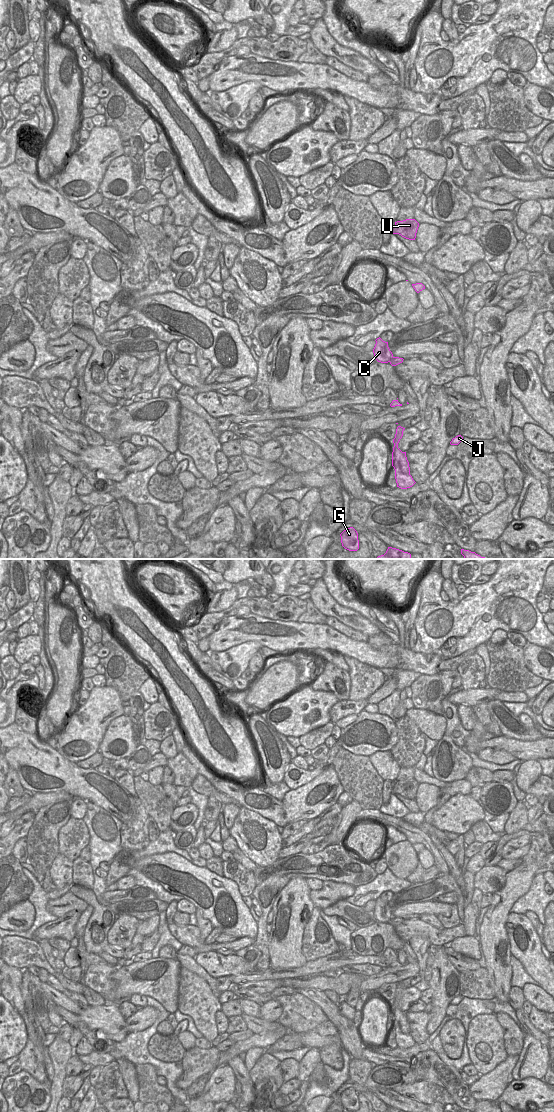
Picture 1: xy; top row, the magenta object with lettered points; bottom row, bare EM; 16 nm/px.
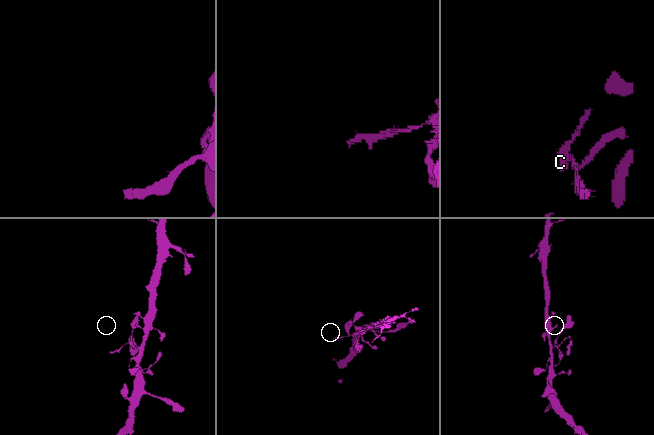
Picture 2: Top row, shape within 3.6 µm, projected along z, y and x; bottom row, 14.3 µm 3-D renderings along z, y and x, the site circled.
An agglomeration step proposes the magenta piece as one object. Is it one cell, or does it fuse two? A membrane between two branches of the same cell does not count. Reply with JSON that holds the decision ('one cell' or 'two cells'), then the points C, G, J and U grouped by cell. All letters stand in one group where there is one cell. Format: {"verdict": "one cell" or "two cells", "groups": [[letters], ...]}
{"verdict": "one cell", "groups": [["C", "G", "J", "U"]]}

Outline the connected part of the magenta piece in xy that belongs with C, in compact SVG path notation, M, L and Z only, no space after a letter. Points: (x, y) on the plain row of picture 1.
M380 897L376 900L375 907L373 909L374 917L378 922L390 923L392 926L396 926L403 922L403 918L394 917L388 907L388 902L383 901Z

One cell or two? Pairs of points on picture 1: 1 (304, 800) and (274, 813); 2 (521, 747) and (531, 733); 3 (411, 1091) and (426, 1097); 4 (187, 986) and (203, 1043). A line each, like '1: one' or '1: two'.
1: two
2: two
3: one
4: two

